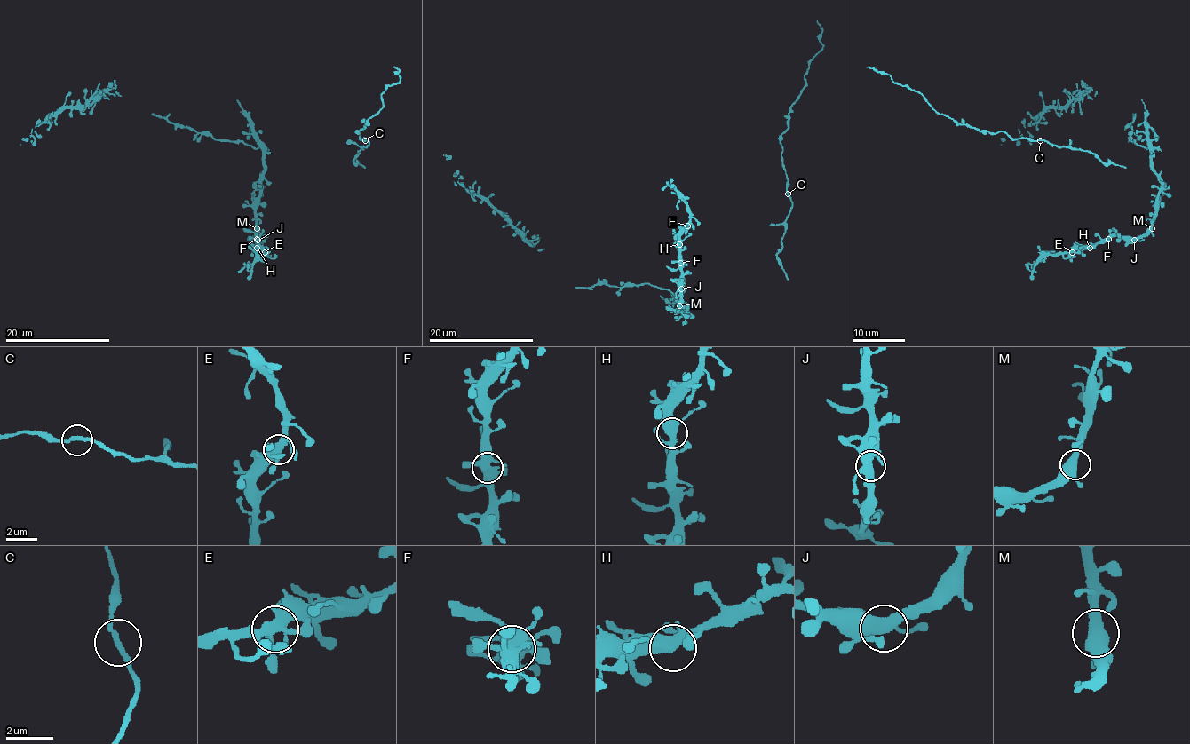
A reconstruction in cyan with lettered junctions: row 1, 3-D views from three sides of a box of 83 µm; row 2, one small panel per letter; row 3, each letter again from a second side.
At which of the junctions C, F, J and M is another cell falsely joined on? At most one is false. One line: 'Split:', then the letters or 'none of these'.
Split: none of these

